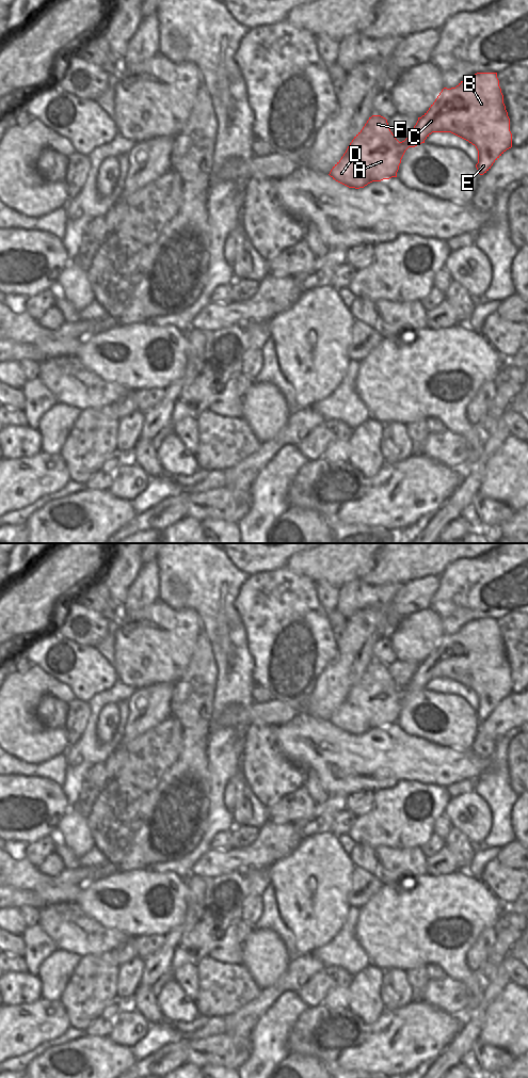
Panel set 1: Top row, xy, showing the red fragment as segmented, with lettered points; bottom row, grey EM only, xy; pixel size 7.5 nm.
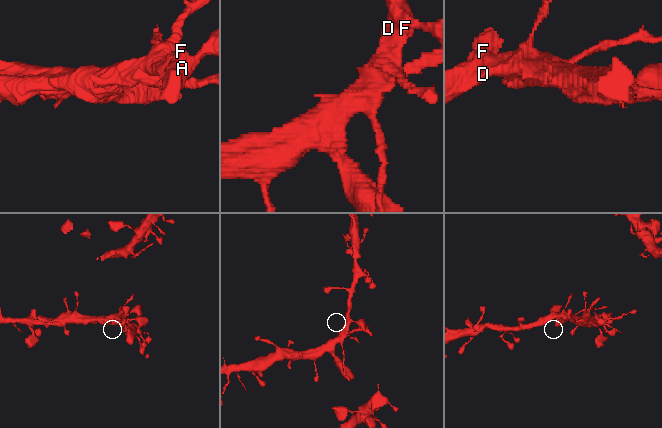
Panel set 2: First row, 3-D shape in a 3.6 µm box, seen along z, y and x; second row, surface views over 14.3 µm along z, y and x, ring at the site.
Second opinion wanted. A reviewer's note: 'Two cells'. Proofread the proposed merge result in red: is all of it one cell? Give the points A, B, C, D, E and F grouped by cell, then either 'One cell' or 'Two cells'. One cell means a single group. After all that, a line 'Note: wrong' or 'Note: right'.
Groups: A B C D E F. One cell.
Note: wrong

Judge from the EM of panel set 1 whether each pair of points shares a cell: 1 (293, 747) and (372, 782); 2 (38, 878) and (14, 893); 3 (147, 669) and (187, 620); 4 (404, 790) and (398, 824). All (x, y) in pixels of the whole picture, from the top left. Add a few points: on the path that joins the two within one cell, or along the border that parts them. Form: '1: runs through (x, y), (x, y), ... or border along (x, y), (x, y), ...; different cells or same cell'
1: runs through (313, 751), (318, 757), (335, 757), (353, 775); same cell
2: border along (11, 886), (30, 889), (44, 900); different cells
3: runs through (150, 658), (175, 632); same cell
4: runs through (403, 798), (398, 809), (398, 815); same cell

